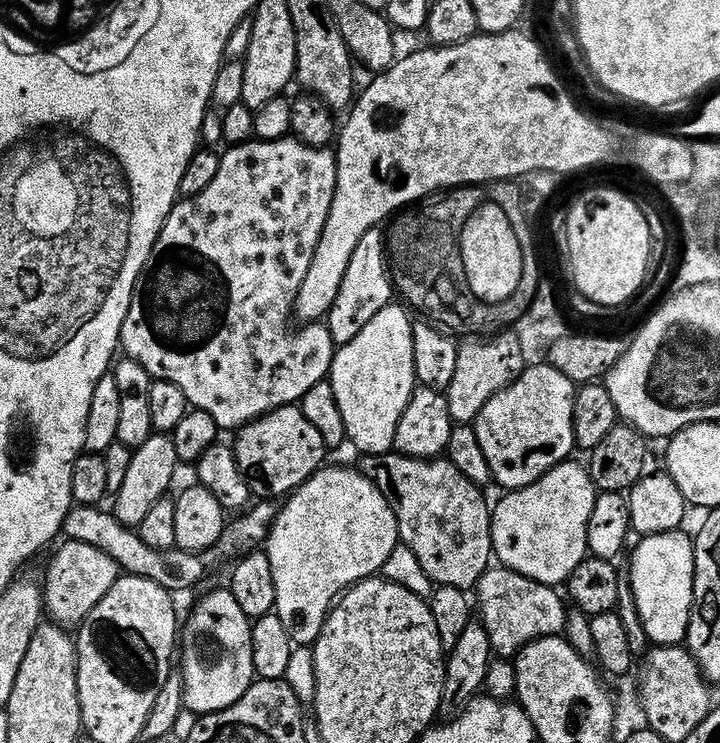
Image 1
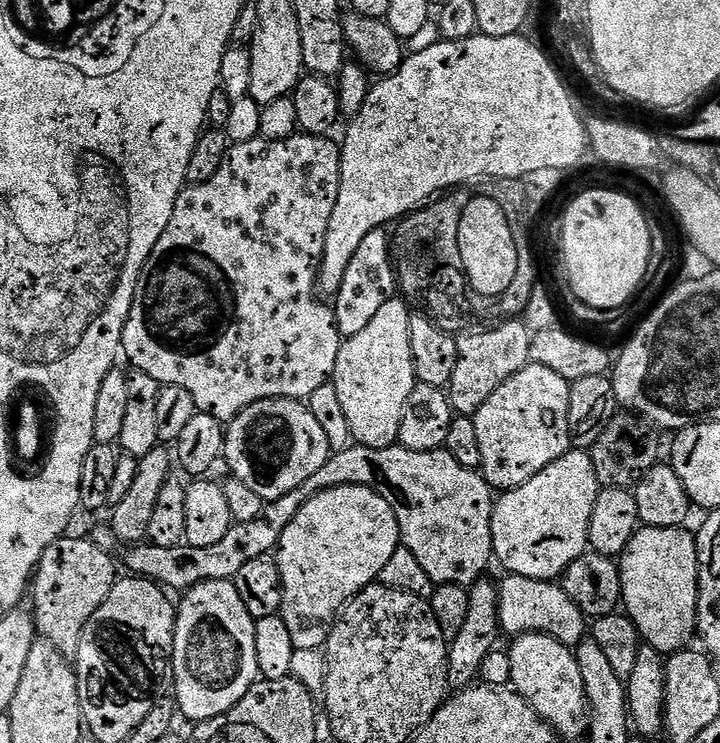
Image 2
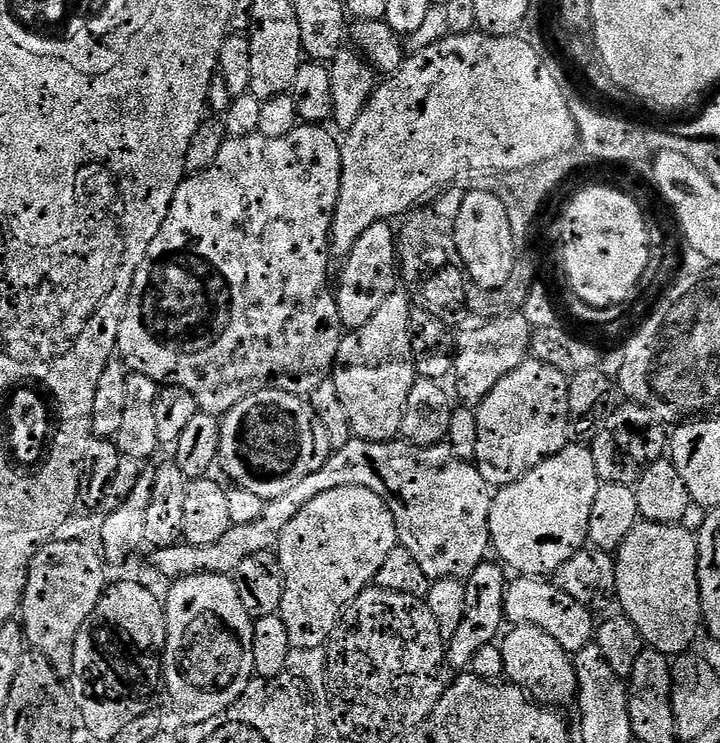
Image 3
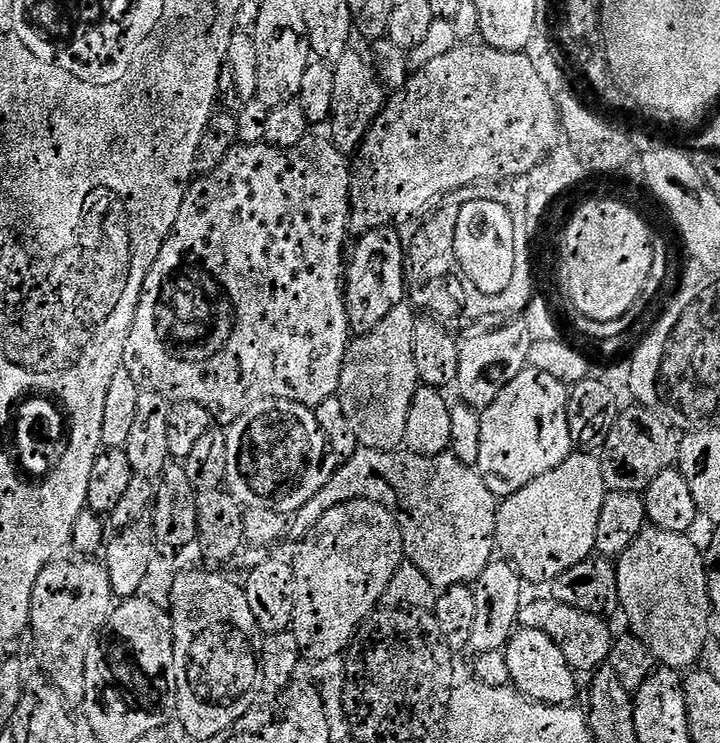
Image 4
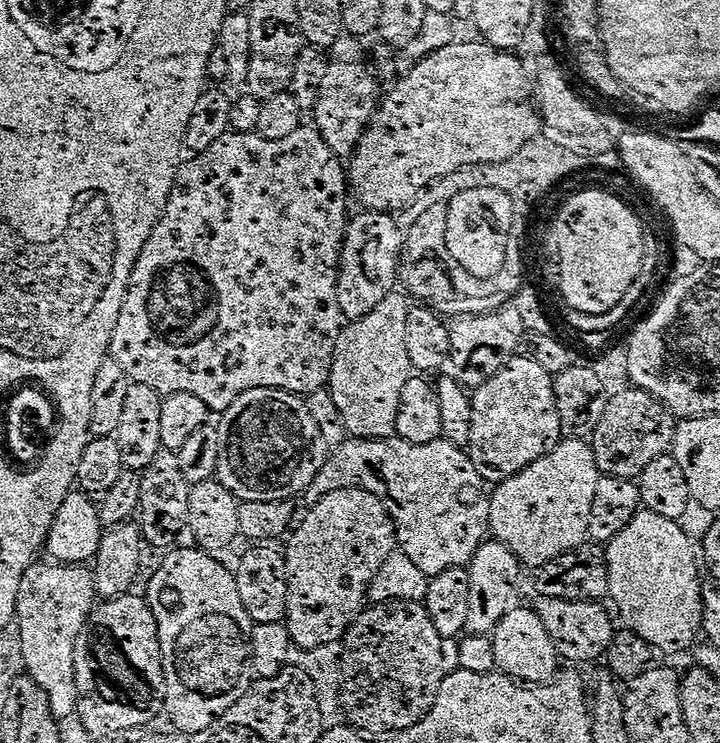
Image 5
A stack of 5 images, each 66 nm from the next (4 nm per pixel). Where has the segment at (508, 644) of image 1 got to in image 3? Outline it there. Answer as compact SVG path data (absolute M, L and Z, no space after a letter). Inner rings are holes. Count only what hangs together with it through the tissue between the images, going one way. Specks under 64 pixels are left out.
M520 576L504 589L504 615L509 625L529 624L546 630L562 650L569 654L581 652L588 644L593 643L598 627L594 613L568 593L564 593L554 582L544 578Z

